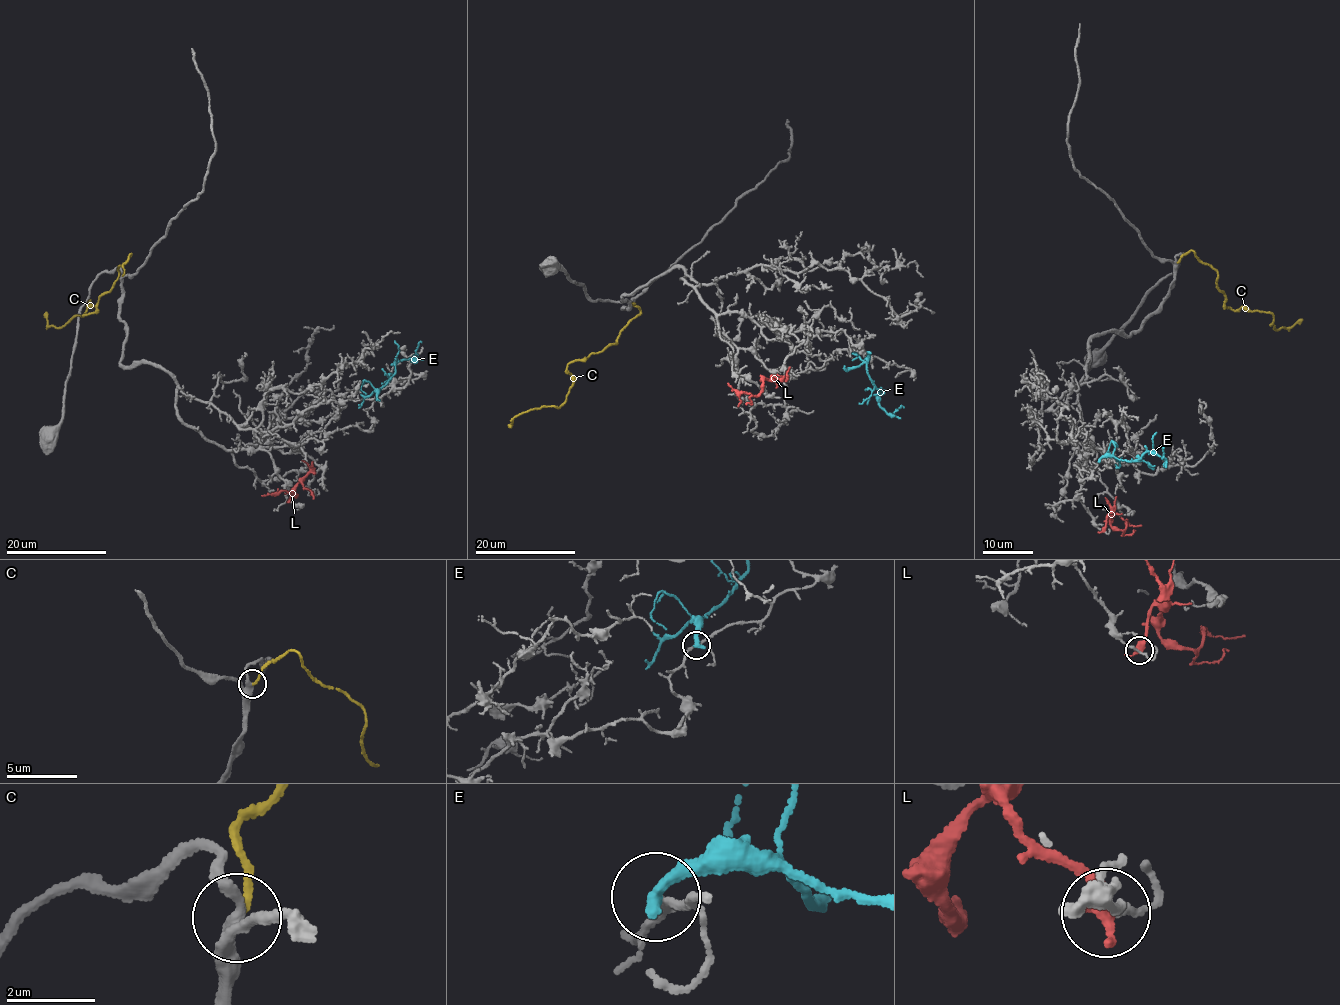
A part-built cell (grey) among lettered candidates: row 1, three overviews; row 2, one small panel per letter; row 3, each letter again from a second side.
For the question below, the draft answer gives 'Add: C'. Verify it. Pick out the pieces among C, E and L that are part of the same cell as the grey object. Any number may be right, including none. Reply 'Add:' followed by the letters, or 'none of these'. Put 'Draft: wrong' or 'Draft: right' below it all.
Add: none of these
Draft: wrong

